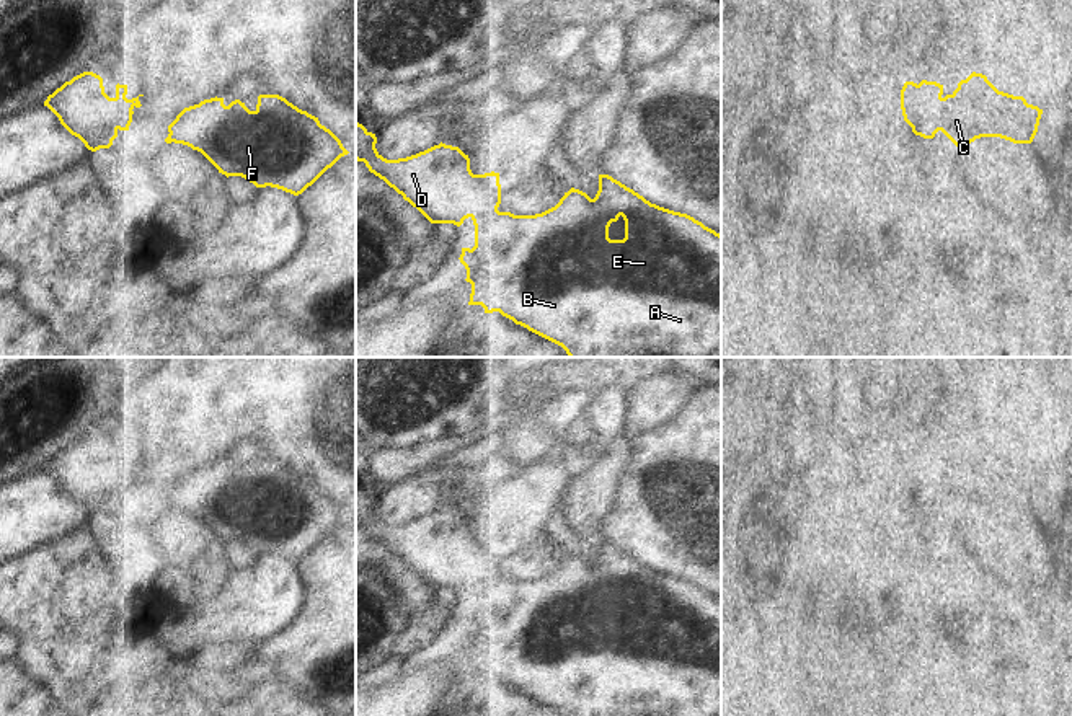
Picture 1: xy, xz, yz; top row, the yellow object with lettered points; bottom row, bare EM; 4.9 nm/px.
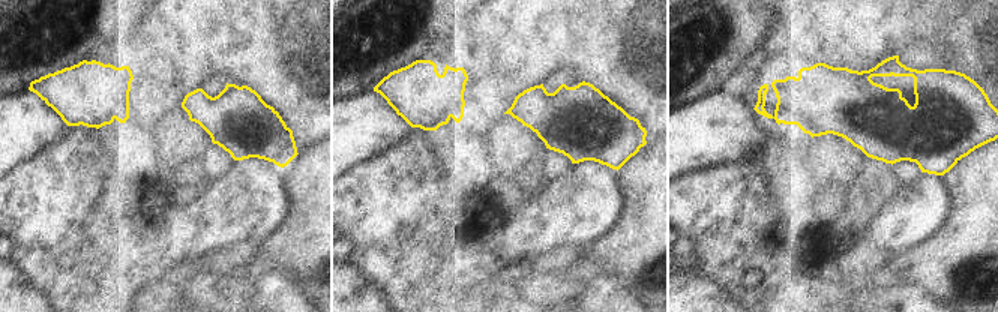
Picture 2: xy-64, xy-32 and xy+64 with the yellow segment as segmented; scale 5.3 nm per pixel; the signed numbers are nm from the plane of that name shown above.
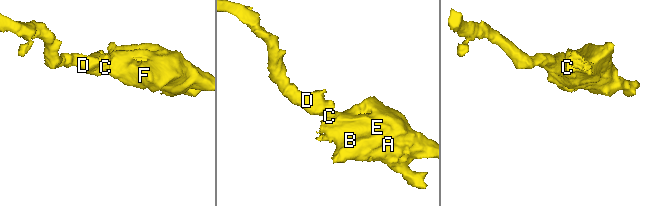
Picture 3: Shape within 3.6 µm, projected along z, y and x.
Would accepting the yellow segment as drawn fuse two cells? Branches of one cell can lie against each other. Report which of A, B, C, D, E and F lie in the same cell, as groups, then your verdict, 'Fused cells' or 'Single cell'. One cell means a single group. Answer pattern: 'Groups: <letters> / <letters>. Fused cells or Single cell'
Groups: A B C D E F. Single cell

